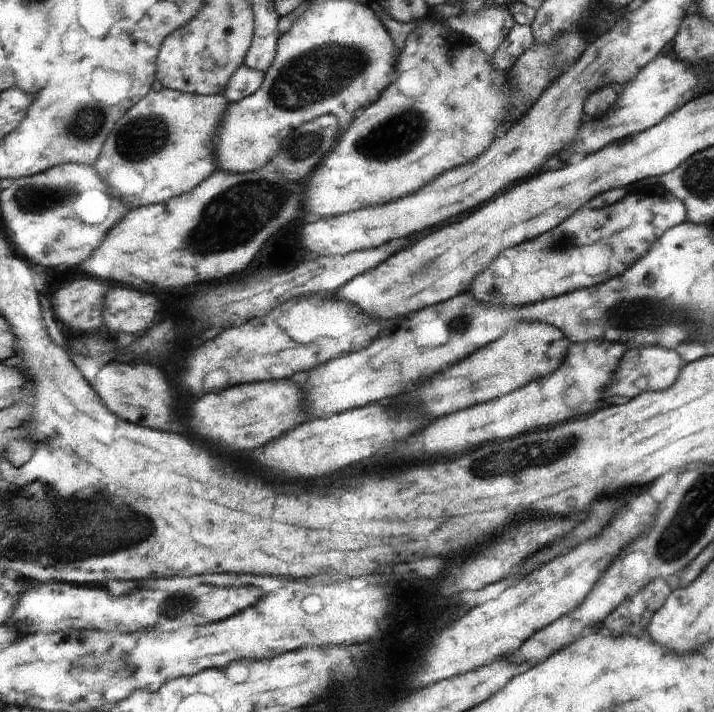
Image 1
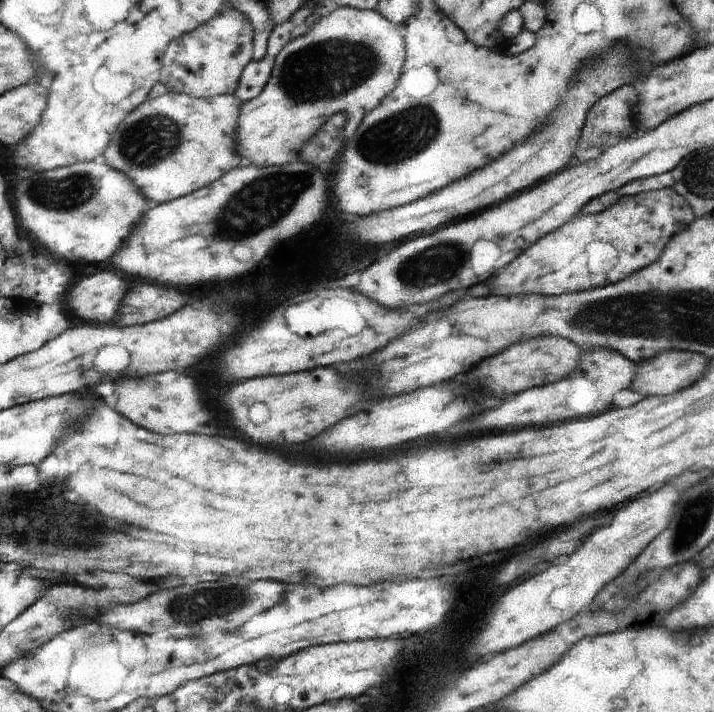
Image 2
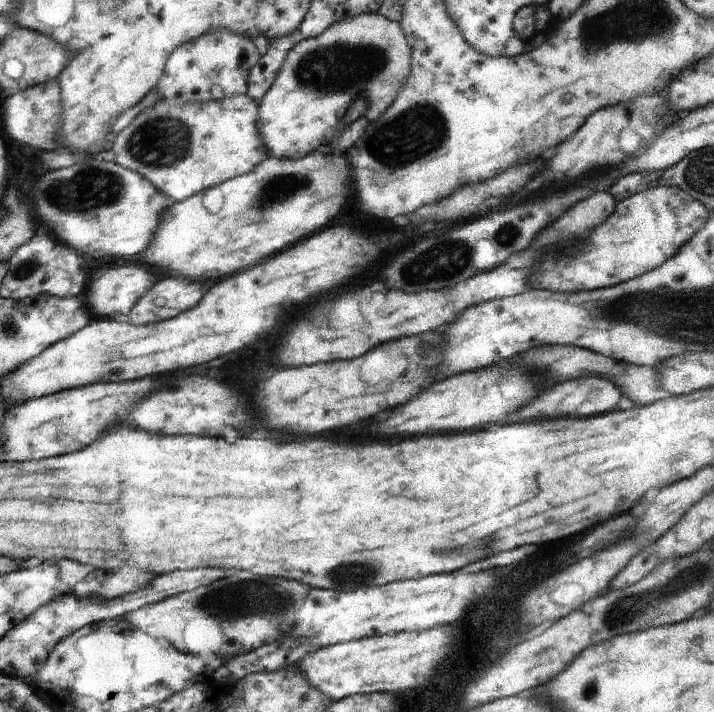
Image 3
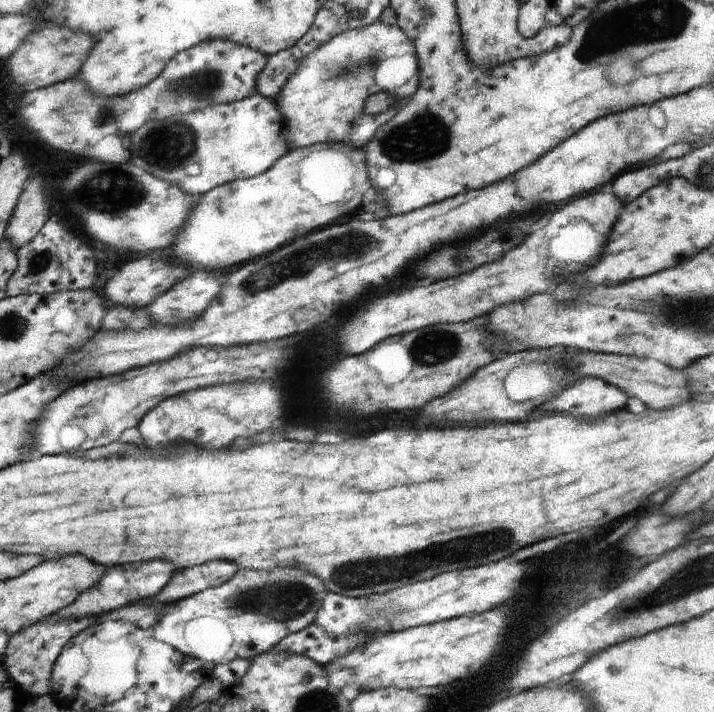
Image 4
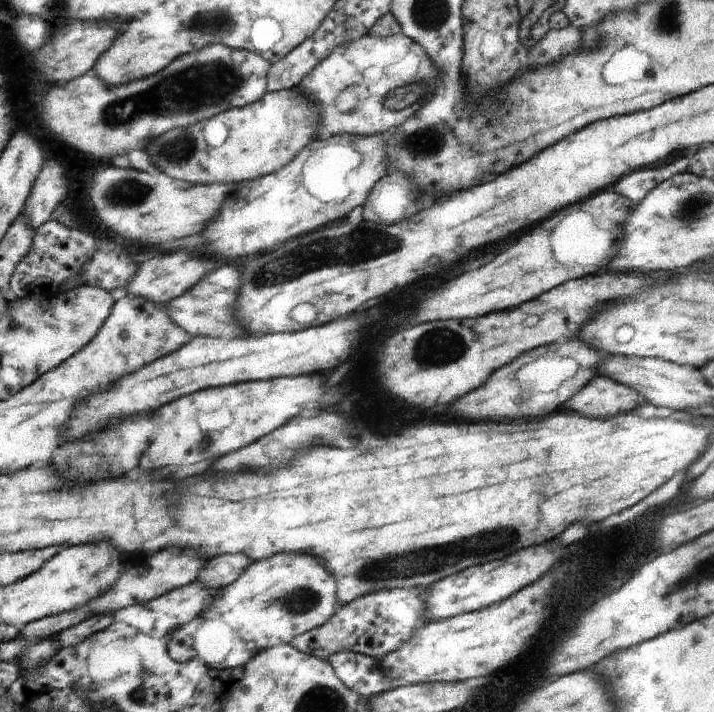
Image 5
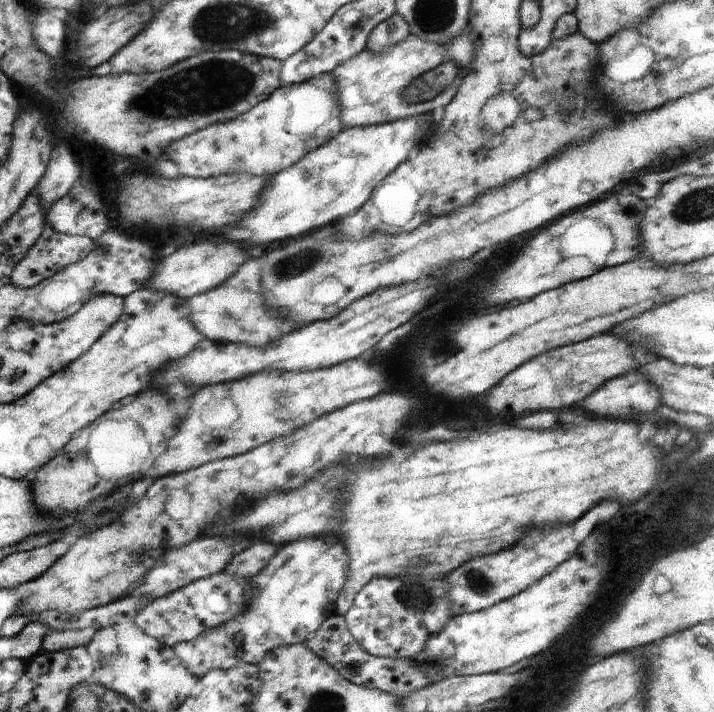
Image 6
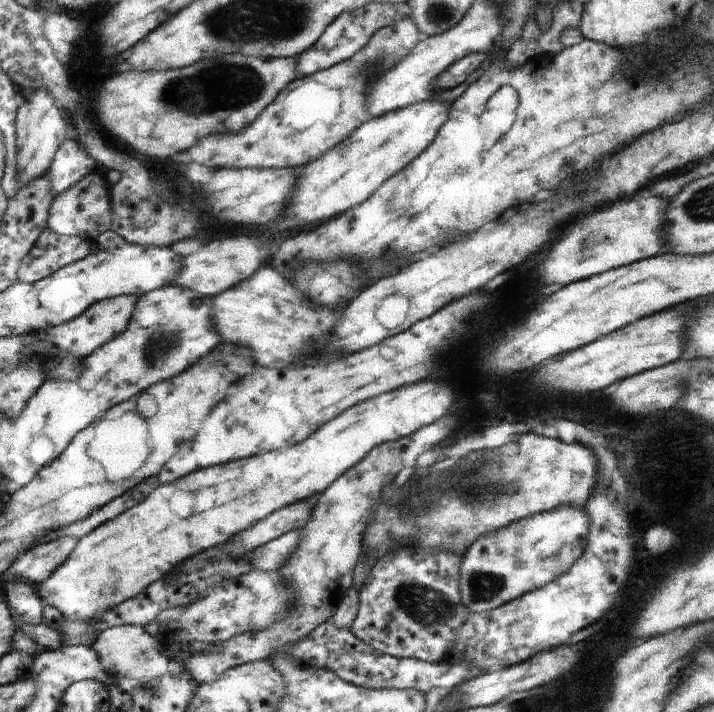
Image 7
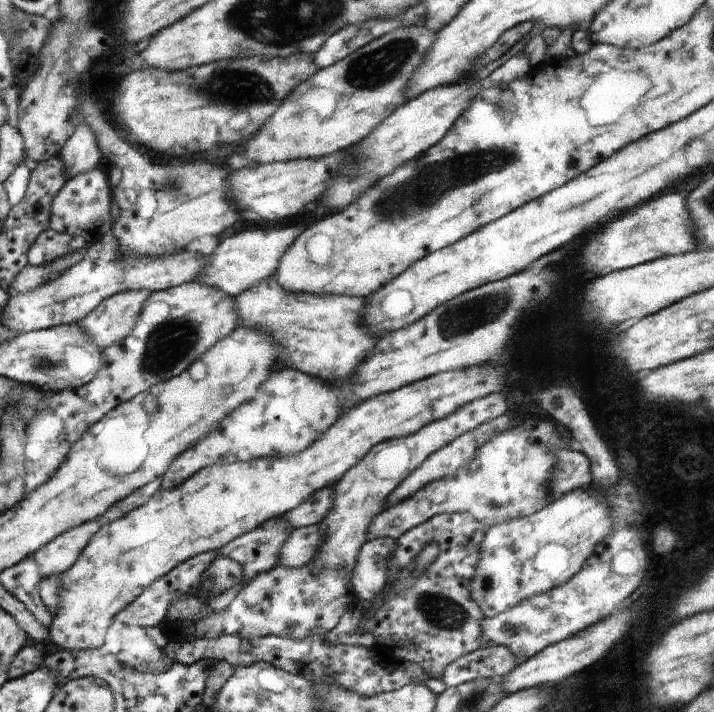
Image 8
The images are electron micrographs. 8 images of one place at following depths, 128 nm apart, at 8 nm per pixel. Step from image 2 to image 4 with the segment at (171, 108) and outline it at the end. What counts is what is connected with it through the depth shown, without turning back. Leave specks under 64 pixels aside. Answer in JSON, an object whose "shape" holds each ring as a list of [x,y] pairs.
{"shape":[[[259,93],[234,103],[154,120],[142,132],[130,134],[130,164],[146,168],[154,177],[176,185],[182,193],[194,198],[215,187],[262,175],[289,151],[289,132],[276,100]]]}

